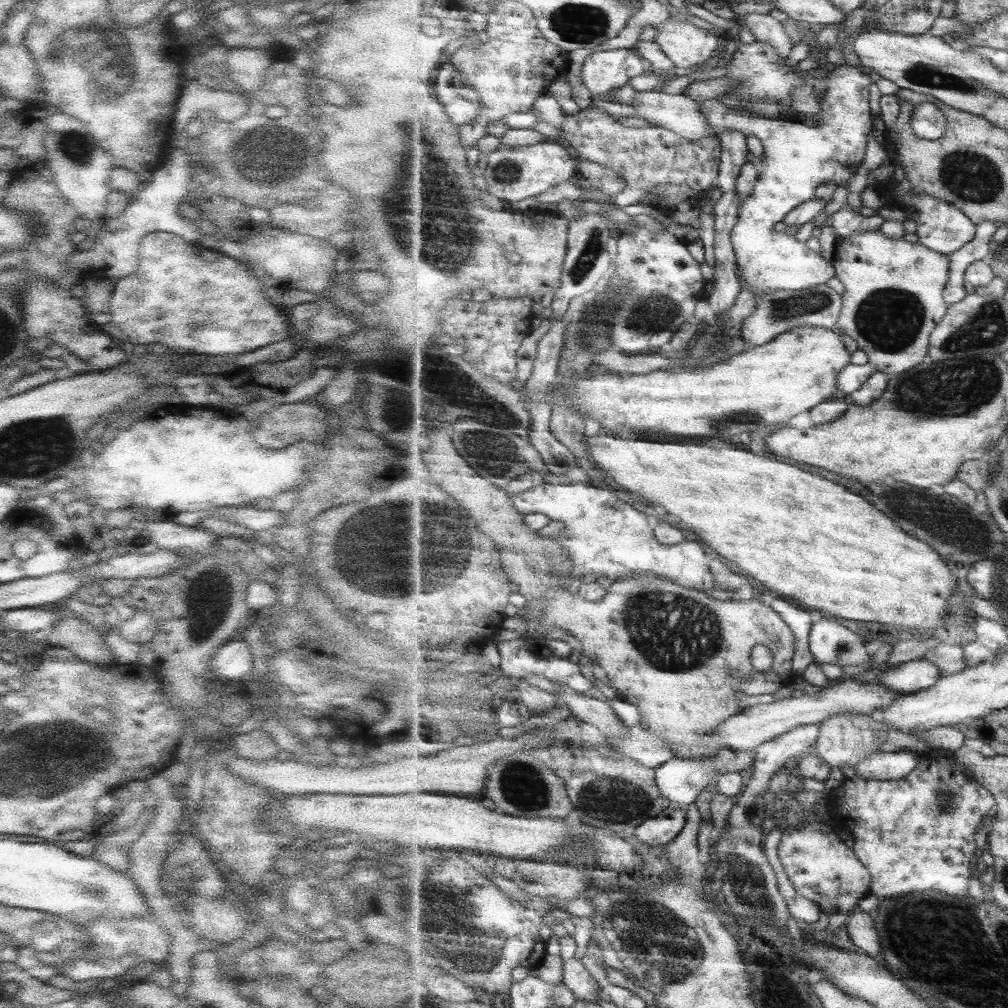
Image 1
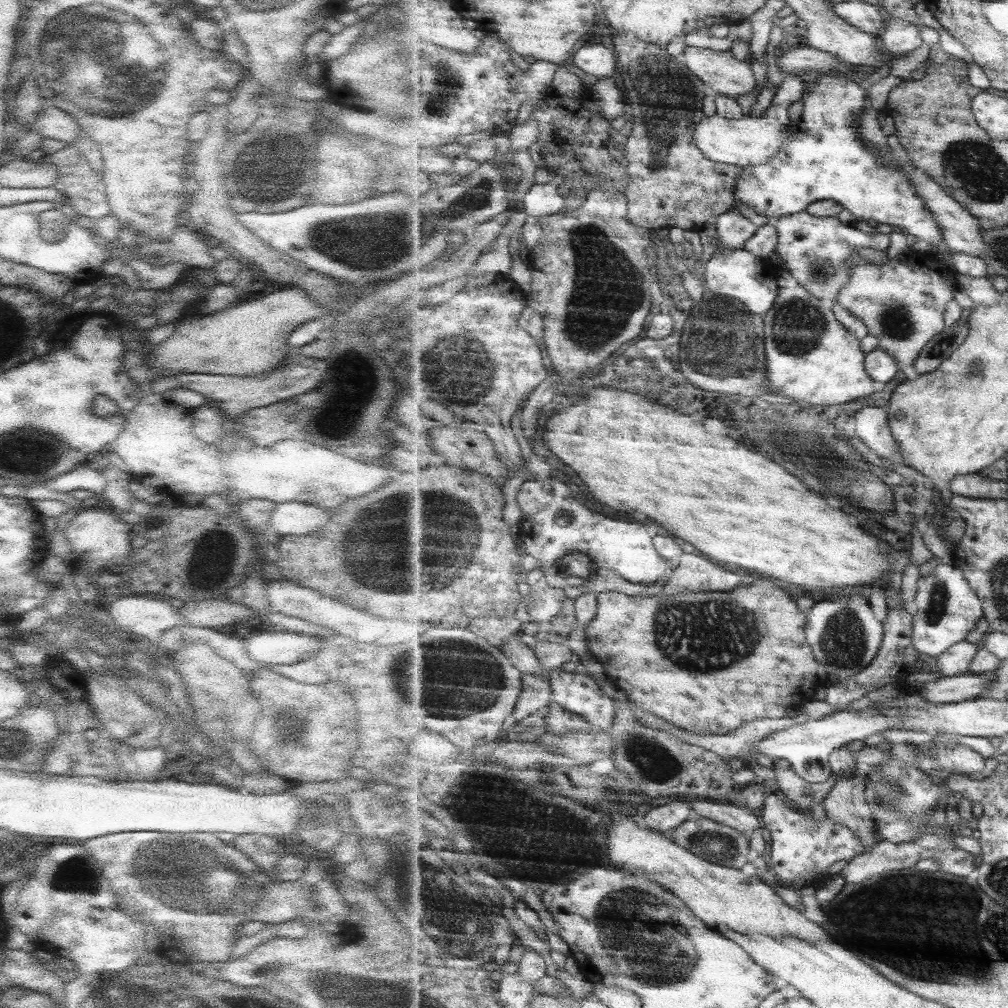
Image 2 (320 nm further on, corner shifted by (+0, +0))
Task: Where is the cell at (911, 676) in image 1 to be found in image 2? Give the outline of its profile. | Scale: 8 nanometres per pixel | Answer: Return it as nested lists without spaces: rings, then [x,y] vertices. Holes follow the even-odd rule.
[[[961,642],[953,645],[947,653],[936,659],[939,673],[945,677],[967,674],[972,660],[982,647],[981,643]]]

